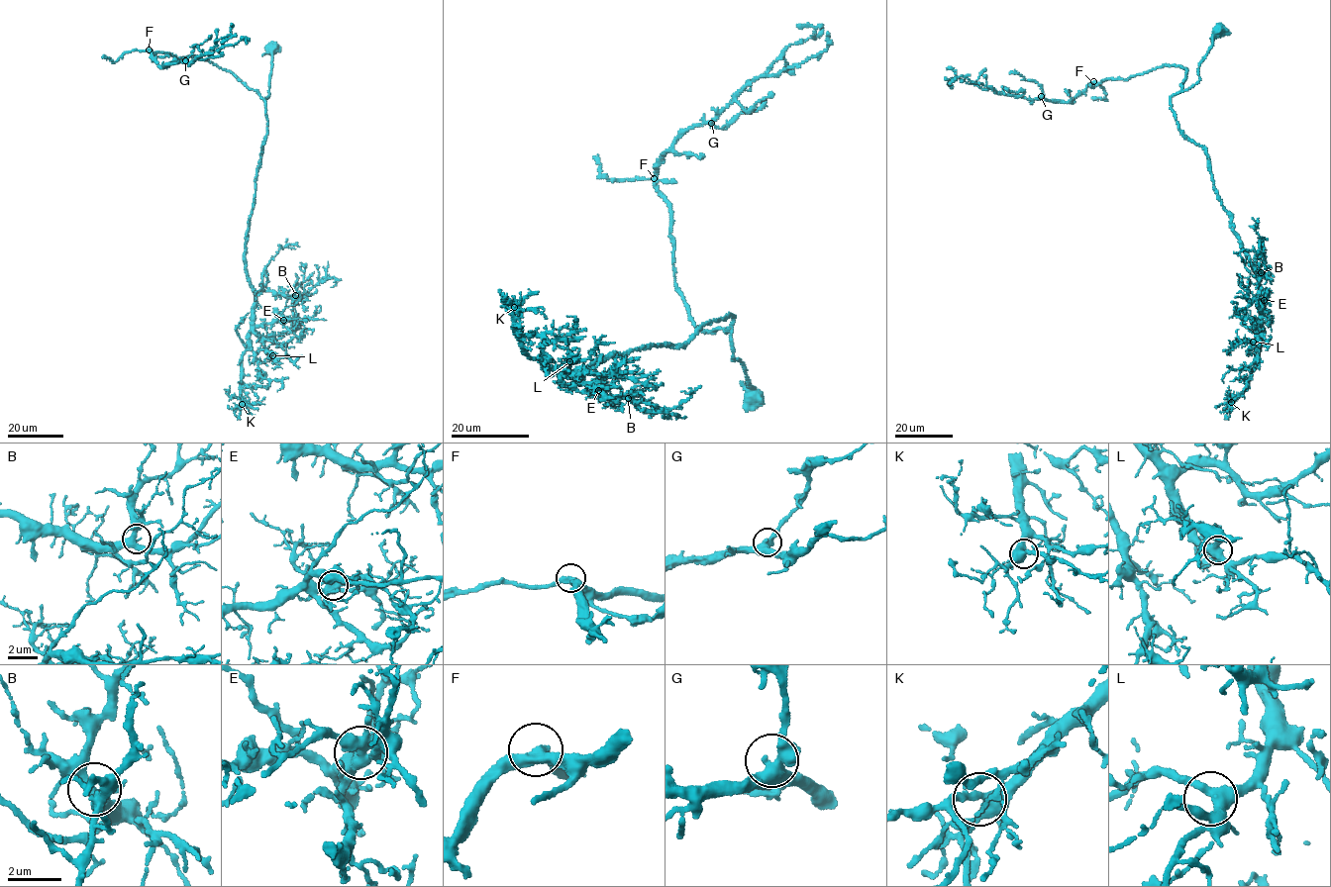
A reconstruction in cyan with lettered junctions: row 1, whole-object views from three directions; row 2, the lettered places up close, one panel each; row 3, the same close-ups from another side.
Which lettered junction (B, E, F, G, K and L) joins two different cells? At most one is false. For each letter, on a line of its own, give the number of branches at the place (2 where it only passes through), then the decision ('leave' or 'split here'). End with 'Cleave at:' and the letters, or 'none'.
B: branches 4; leave
E: branches 6; split here
F: branches 3; leave
G: branches 4; leave
K: branches 4; leave
L: branches 4; leave
Cleave at: E

